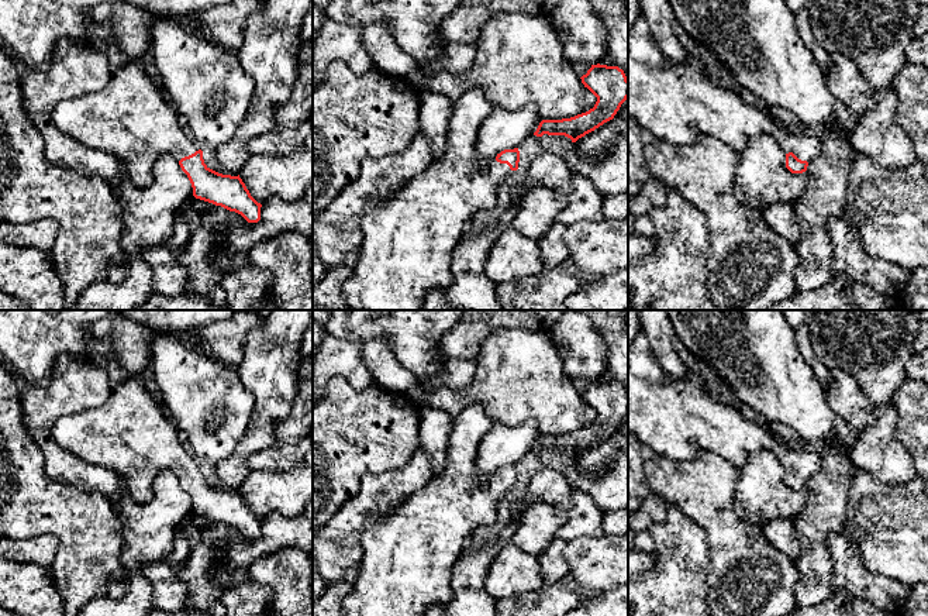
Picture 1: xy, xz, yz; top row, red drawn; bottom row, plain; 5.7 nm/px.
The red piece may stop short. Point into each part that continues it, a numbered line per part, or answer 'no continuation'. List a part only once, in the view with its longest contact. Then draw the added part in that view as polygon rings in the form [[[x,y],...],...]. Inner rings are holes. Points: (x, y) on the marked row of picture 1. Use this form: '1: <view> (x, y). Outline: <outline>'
1: yz (678, 103). Outline: [[[642,13],[628,30],[628,120],[635,120],[658,140],[670,144],[691,144],[703,137],[715,137],[741,154],[752,138],[770,134],[786,154],[793,152],[798,159],[807,162],[815,159],[822,149],[822,137],[808,134],[800,128],[797,133],[787,133],[779,125],[780,116],[779,111],[753,100],[741,89],[722,87],[715,76],[693,68],[689,61],[680,65],[667,62],[652,39],[649,25]]]

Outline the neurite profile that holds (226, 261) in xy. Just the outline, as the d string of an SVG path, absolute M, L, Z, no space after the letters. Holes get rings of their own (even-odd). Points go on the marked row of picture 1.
M221 250L215 251L215 255L211 262L214 266L222 268L225 272L251 265L246 252L231 255L224 254Z

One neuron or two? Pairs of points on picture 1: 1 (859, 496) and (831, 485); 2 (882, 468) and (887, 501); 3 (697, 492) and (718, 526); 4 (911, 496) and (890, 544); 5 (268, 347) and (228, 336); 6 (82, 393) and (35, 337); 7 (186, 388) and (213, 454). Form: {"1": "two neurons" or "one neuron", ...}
{"1": "two neurons", "2": "two neurons", "3": "one neuron", "4": "one neuron", "5": "two neurons", "6": "two neurons", "7": "one neuron"}

